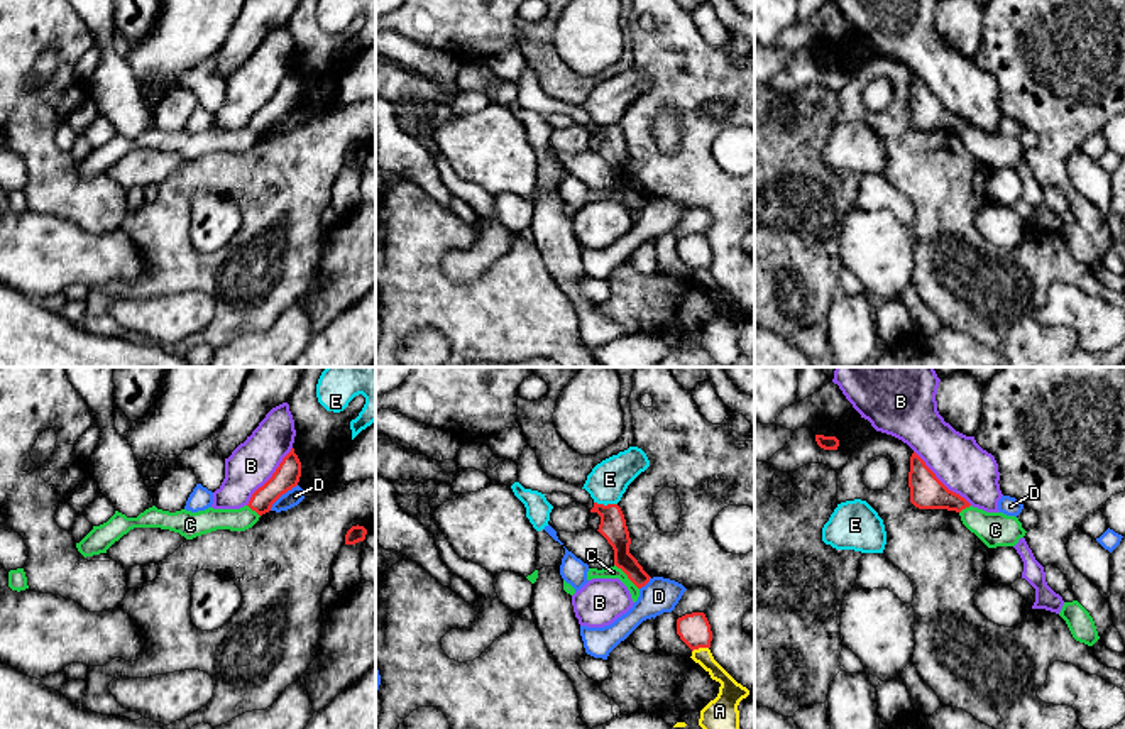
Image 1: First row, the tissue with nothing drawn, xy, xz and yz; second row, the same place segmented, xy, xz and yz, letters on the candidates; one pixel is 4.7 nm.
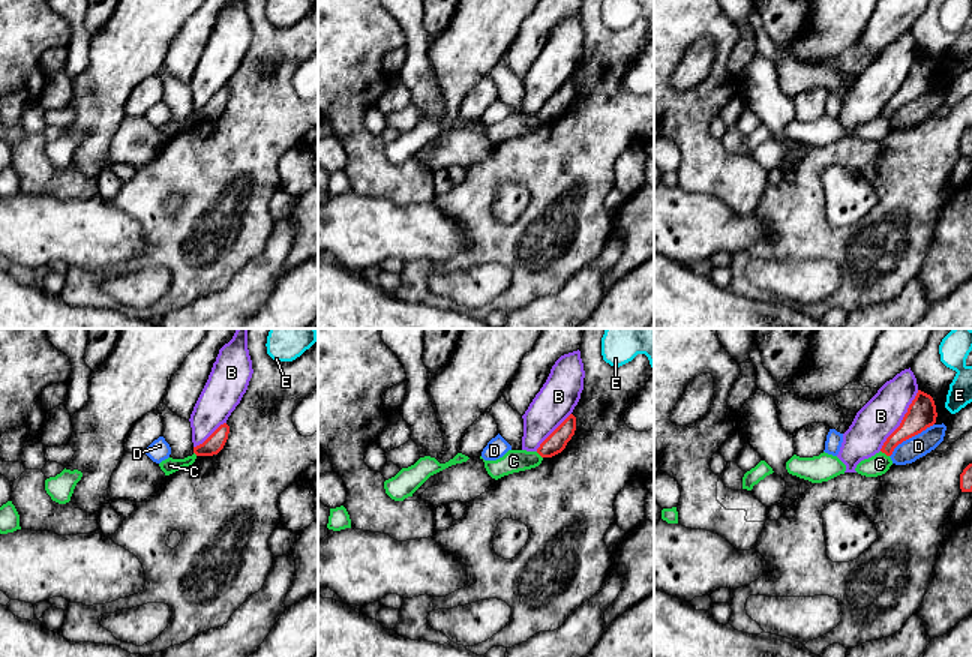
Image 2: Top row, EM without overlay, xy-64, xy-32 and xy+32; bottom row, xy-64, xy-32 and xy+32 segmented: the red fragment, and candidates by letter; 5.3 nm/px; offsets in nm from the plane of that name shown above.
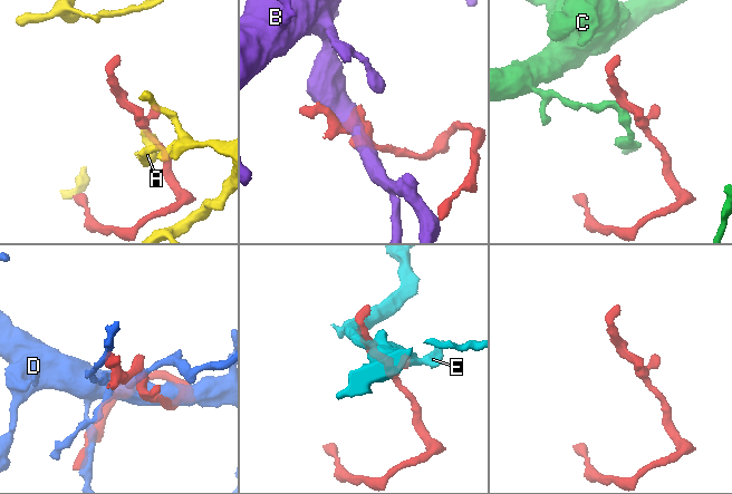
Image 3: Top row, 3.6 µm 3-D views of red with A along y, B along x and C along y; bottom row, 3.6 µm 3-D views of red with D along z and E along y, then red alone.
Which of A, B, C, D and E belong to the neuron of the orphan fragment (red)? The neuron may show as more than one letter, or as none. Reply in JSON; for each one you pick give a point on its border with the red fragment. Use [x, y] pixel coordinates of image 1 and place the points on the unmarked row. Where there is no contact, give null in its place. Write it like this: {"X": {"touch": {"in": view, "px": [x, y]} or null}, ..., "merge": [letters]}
{"merge": []}

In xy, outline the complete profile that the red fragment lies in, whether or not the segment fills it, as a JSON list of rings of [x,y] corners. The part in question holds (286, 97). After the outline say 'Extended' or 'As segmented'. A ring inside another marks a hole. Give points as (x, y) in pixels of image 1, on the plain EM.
[[[294,69],[283,79],[272,98],[259,108],[250,122],[249,129],[259,137],[271,132],[272,125],[288,112],[298,107],[301,98],[301,83],[294,74]]]. As segmented

